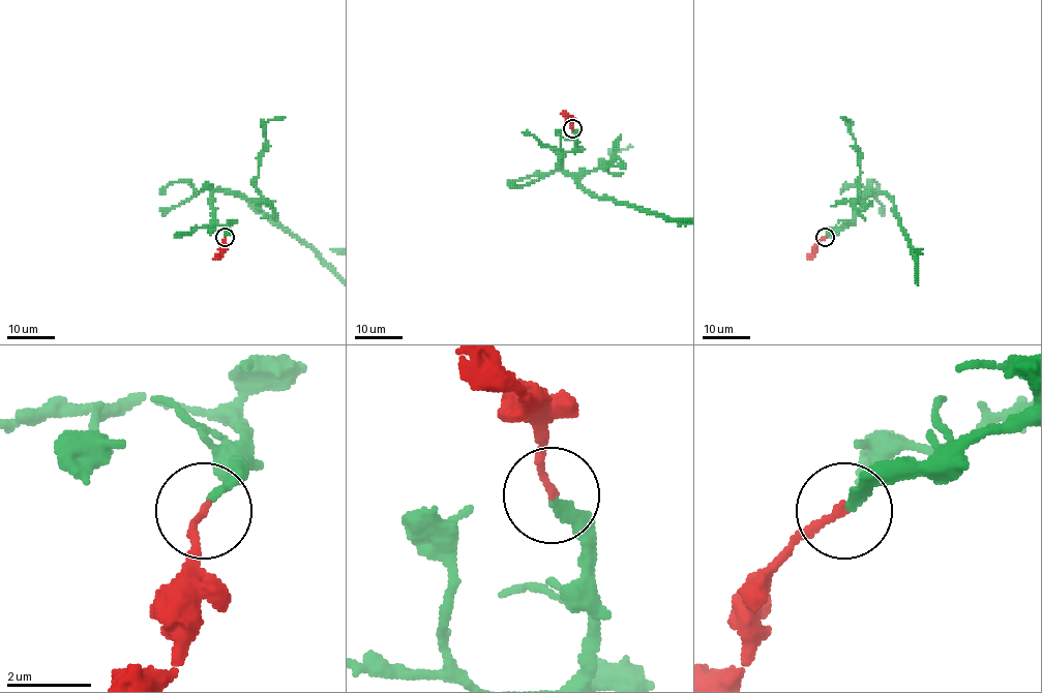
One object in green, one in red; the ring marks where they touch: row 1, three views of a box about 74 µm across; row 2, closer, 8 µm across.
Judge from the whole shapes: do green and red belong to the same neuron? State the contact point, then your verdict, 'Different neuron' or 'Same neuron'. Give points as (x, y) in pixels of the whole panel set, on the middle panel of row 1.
Place: (572, 128). Same neuron

